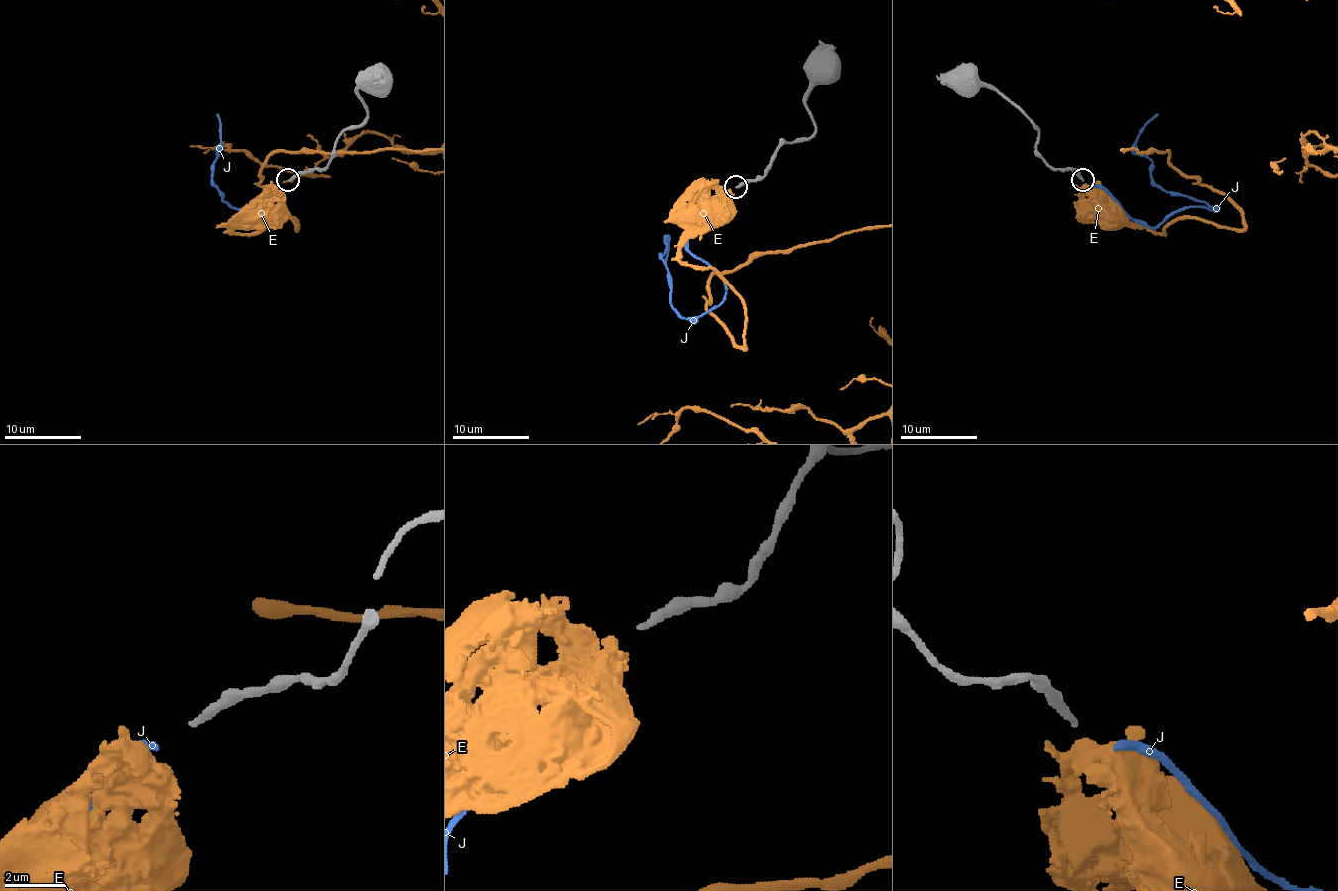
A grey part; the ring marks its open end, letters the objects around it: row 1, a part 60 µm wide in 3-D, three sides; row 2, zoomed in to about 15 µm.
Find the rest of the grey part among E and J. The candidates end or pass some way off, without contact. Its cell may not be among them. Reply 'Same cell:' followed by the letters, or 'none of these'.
Same cell: J

